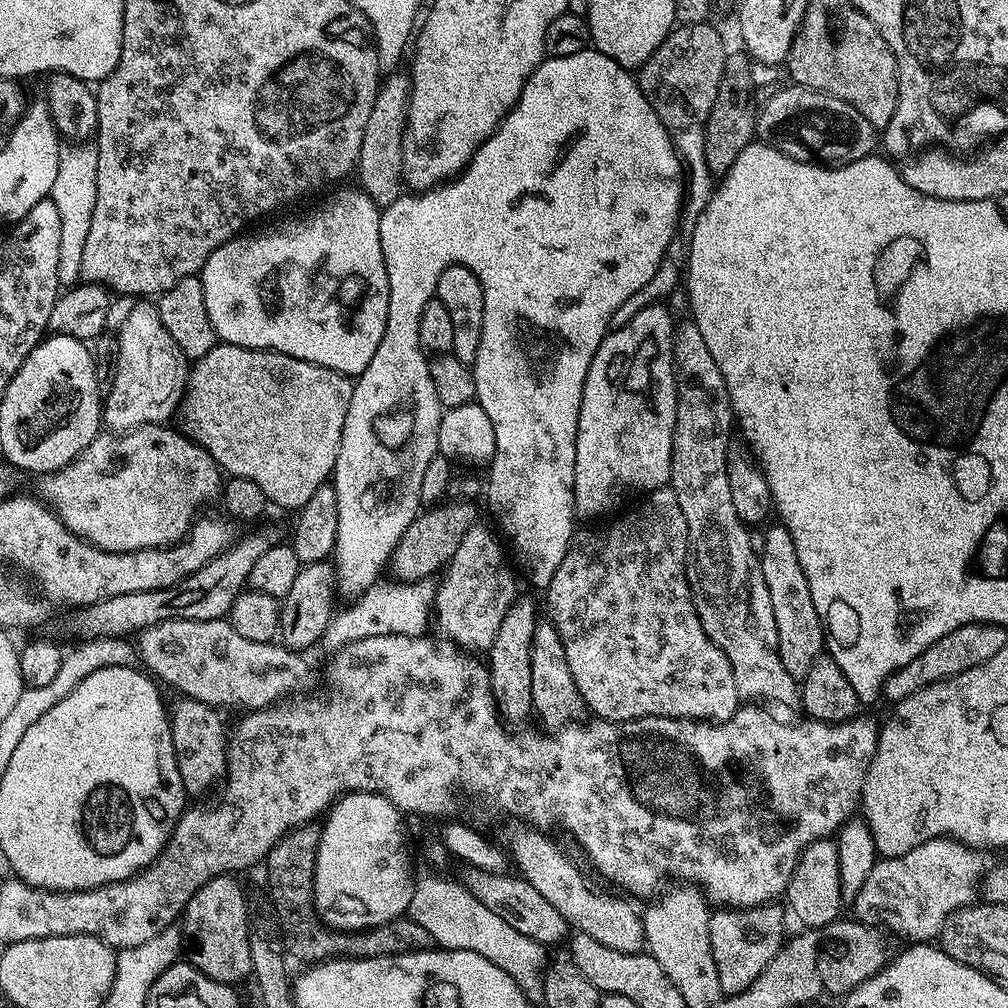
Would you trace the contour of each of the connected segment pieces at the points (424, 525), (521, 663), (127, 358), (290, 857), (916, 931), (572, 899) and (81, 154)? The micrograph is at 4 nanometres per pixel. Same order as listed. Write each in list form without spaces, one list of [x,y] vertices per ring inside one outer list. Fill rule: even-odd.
[[[456,498],[453,504],[442,502],[437,506],[421,511],[410,526],[406,526],[406,534],[402,534],[392,551],[390,572],[397,581],[413,584],[415,580],[426,580],[435,577],[441,570],[447,568],[454,558],[454,550],[462,546],[462,538],[466,538],[466,530],[478,523],[476,508],[471,499]],[[437,571],[437,572],[436,572]],[[436,572],[436,573],[435,573]]]
[[[517,598],[506,614],[506,618],[502,618],[502,626],[498,626],[498,634],[494,634],[494,642],[486,653],[486,667],[496,711],[500,713],[501,720],[508,726],[520,724],[527,716],[533,715],[532,691],[530,690],[530,650],[537,623],[535,602]]]
[[[138,302],[134,311],[118,330],[118,370],[114,374],[114,386],[102,400],[102,424],[109,433],[132,432],[147,424],[168,424],[177,415],[180,402],[184,399],[184,388],[188,385],[190,361],[182,349],[166,334],[162,326],[160,309],[152,302]]]
[[[319,823],[300,824],[288,832],[270,850],[266,858],[268,864],[268,892],[272,895],[272,908],[280,923],[279,939],[282,947],[293,961],[301,960],[301,965],[321,964],[324,960],[347,958],[386,958],[415,952],[430,952],[437,947],[434,938],[423,926],[418,926],[411,918],[391,920],[382,926],[363,928],[360,932],[340,932],[329,928],[320,921],[314,906],[314,874],[320,845]]]
[[[941,838],[922,842],[922,846],[914,846],[914,850],[901,856],[877,859],[866,882],[862,883],[862,888],[854,897],[857,912],[855,915],[865,924],[887,930],[893,937],[894,935],[905,936],[908,942],[935,941],[939,937],[946,918],[950,918],[952,912],[957,908],[968,908],[971,904],[977,903],[982,892],[984,875],[990,867],[988,856],[987,851],[970,848],[961,840]]]
[[[516,826],[506,845],[511,859],[516,859],[515,871],[530,882],[530,886],[534,886],[534,890],[538,890],[538,894],[542,894],[542,898],[546,898],[576,932],[590,934],[590,938],[602,942],[602,946],[610,946],[610,950],[641,951],[645,947],[641,913],[616,896],[595,892],[587,878],[544,836],[547,835],[543,831],[531,826]]]
[[[91,143],[61,147],[58,174],[54,178],[50,198],[62,221],[62,243],[58,249],[58,278],[61,285],[72,286],[80,280],[82,250],[86,247],[90,218],[94,214],[94,198],[98,198],[98,154]]]

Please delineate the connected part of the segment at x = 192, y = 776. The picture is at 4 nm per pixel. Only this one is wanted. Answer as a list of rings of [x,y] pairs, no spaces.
[[[187,698],[177,699],[176,705],[170,708],[170,723],[172,725],[172,741],[174,742],[174,758],[178,762],[178,774],[182,778],[185,793],[192,798],[200,798],[203,792],[224,779],[228,770],[229,729],[224,729],[221,713],[211,704],[203,704]]]

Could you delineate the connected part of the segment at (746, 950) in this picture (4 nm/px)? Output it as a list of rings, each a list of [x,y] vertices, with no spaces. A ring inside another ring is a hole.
[[[779,903],[759,904],[753,908],[717,907],[710,918],[710,950],[714,954],[714,966],[718,966],[718,982],[724,996],[733,996],[746,990],[766,970],[766,966],[786,943],[784,936],[784,916],[786,912]]]

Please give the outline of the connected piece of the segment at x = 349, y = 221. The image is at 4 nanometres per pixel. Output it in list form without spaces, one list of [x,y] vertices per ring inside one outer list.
[[[359,187],[344,188],[336,192],[317,212],[308,212],[289,224],[280,224],[269,232],[256,232],[253,236],[241,234],[227,240],[204,264],[199,273],[202,290],[206,294],[206,314],[210,314],[210,322],[216,331],[217,341],[243,348],[264,348],[267,352],[284,352],[306,362],[314,362],[318,366],[326,366],[343,376],[358,378],[366,366],[370,366],[370,358],[378,351],[378,342],[382,342],[382,334],[386,334],[386,310],[390,302],[390,286],[386,274],[386,262],[382,254],[380,241],[380,214],[381,209]]]

